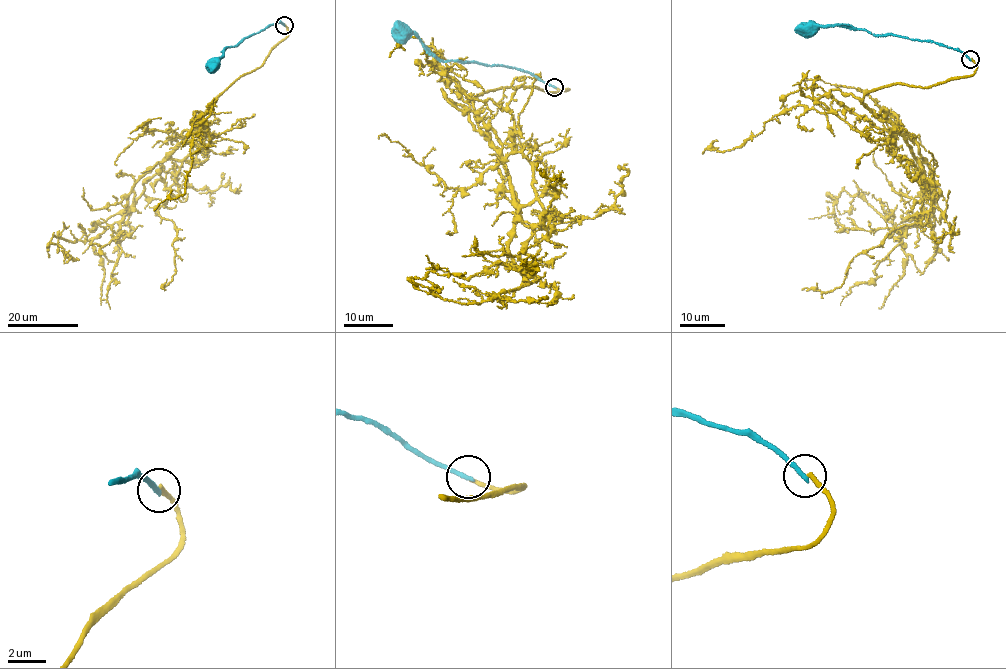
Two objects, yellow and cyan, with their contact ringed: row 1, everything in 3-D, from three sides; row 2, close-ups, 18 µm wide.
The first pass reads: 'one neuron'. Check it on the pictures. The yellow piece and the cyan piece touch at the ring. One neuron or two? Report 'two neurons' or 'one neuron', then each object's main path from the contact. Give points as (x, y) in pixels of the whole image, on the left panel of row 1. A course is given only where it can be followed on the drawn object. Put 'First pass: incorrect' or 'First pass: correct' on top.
First pass: incorrect
two neurons | yellow via (284, 24), (261, 66), (136, 182), (127, 213), (85, 241), (52, 236), (48, 245), (79, 260) | cyan via (284, 24), (276, 23), (243, 38), (236, 45), (224, 49), (220, 58), (213, 63)

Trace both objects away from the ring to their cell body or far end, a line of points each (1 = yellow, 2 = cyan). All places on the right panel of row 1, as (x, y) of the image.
1: (971, 59), (972, 75), (865, 95), (922, 168), (931, 221), (894, 227), (843, 190), (829, 195), (847, 233)
2: (970, 59), (957, 49), (935, 42), (890, 34), (876, 35), (845, 25), (812, 27)

